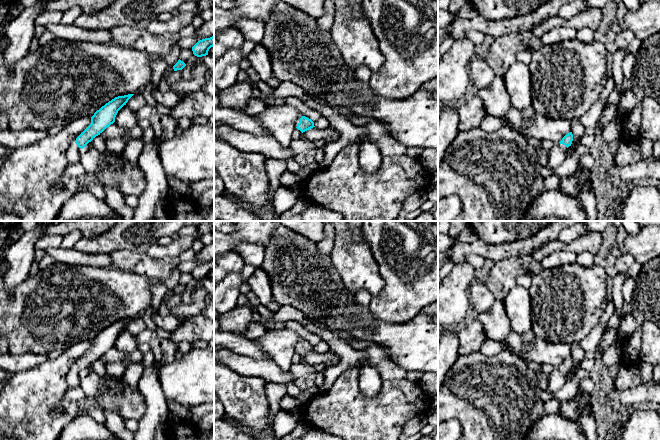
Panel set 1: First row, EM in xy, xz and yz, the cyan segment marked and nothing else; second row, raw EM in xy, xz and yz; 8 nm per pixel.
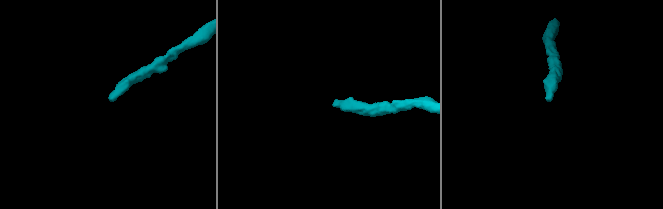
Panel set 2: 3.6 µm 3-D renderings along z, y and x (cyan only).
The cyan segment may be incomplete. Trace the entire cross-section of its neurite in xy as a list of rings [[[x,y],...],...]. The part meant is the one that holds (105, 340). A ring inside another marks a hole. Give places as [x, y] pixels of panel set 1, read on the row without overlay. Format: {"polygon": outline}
{"polygon": [[[128,318],[115,321],[94,337],[91,341],[91,348],[68,371],[66,376],[68,389],[80,386],[83,372],[115,346],[118,335],[126,329],[133,319]]]}

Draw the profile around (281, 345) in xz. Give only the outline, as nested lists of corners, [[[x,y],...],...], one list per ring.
[[[282,329],[266,331],[254,340],[282,370],[289,371],[302,338],[295,331]]]

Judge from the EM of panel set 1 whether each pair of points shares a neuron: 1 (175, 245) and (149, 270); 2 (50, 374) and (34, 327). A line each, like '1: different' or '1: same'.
1: different
2: different

